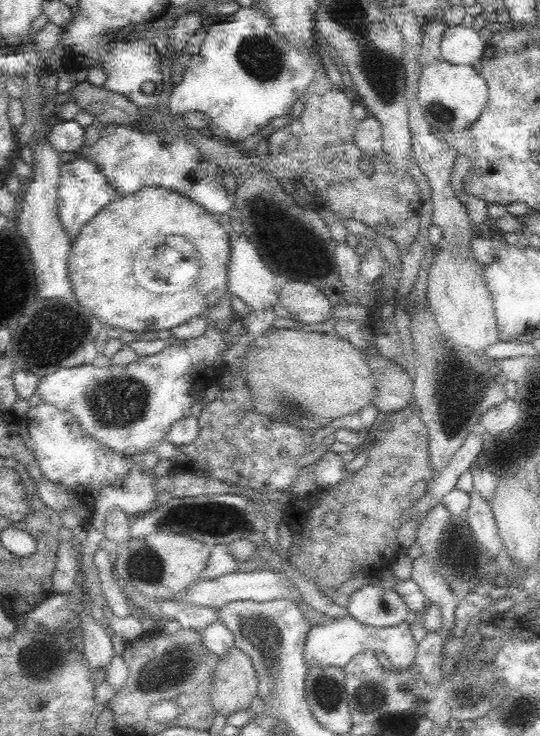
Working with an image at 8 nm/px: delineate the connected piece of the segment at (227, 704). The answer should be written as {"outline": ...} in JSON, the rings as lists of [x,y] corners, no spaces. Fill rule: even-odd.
{"outline":[[[236,647],[219,657],[210,690],[214,712],[225,717],[246,710],[257,700],[258,677],[250,657]]]}

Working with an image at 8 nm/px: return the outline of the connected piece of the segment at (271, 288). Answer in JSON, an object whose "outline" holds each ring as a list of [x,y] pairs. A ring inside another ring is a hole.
{"outline":[[[229,232],[230,237],[230,258],[228,258],[228,281],[229,293],[237,296],[244,304],[252,307],[254,311],[260,311],[269,307],[274,307],[279,302],[281,286],[274,286],[274,272],[270,272],[270,268],[262,262],[256,246],[246,238],[246,236],[238,236],[236,232]]]}

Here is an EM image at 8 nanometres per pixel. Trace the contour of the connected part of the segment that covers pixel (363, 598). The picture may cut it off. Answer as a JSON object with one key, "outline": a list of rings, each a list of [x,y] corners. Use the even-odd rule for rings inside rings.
{"outline":[[[375,584],[364,585],[353,592],[347,611],[360,623],[376,628],[396,626],[412,618],[412,611],[394,588]]]}

